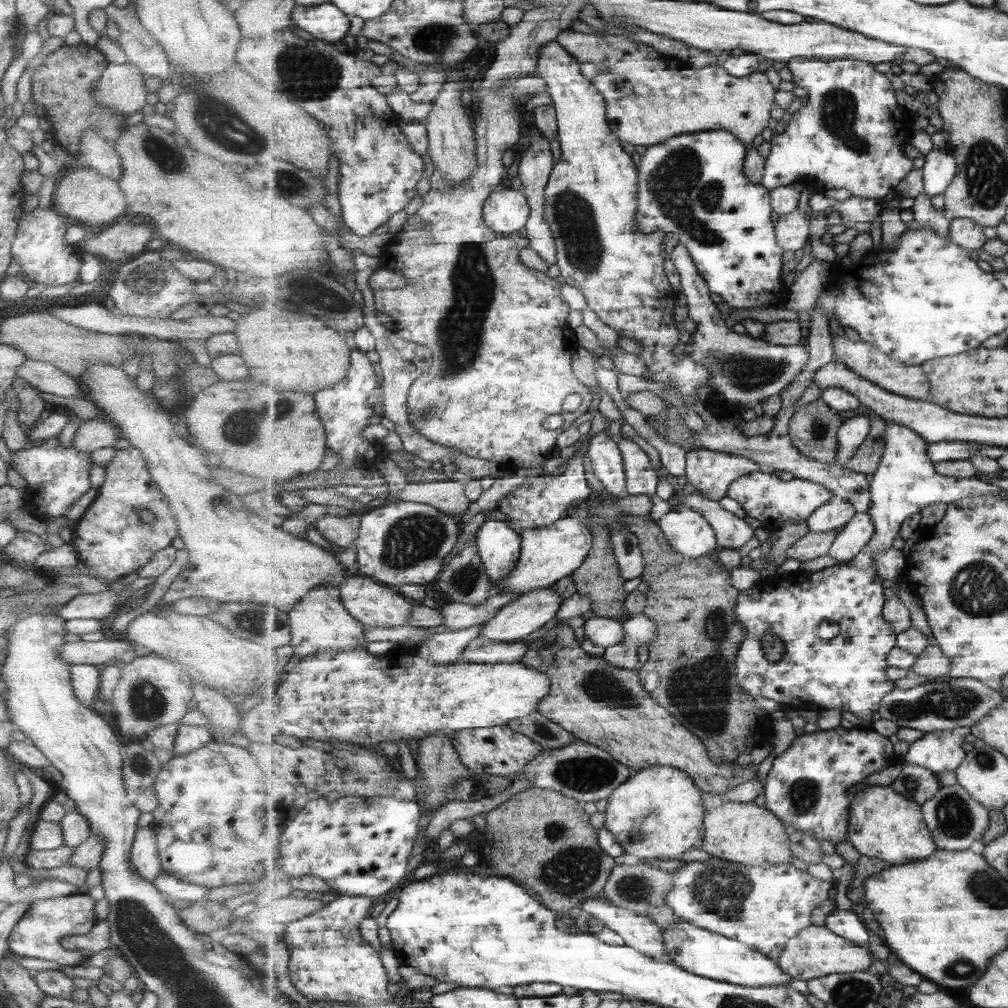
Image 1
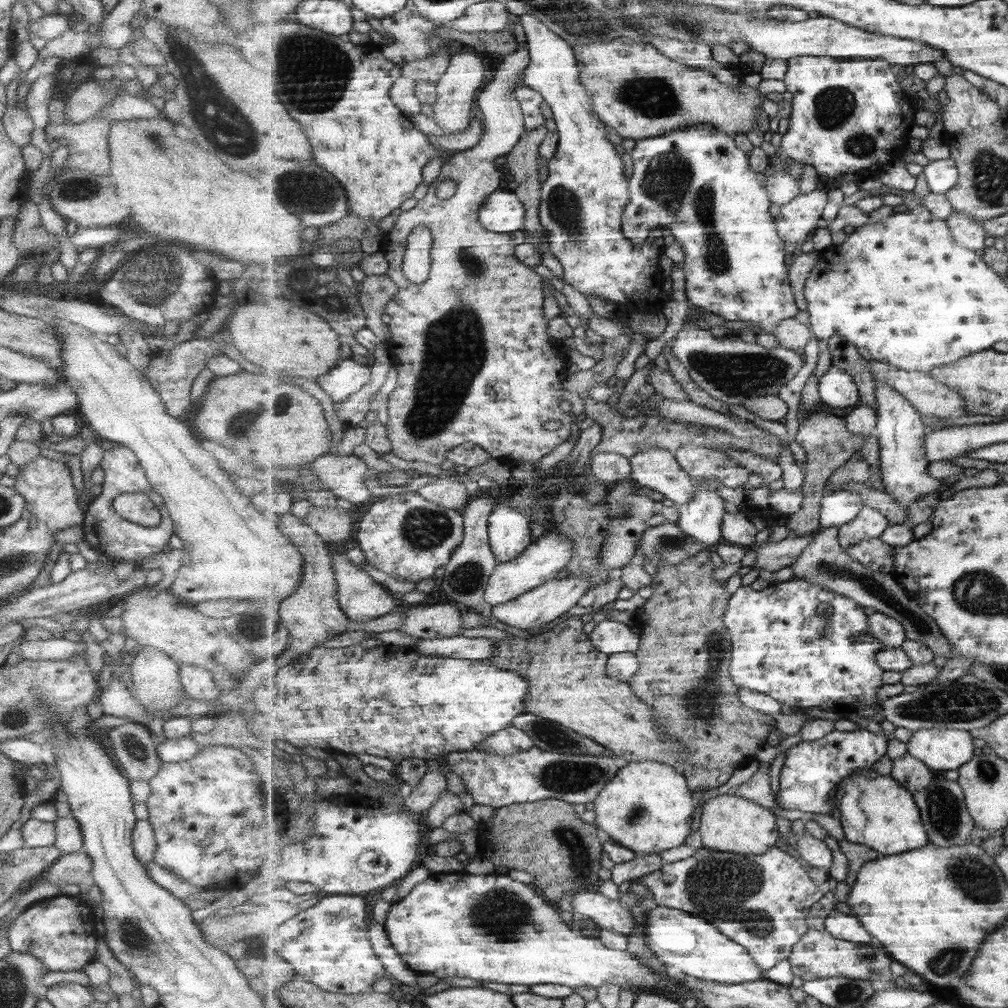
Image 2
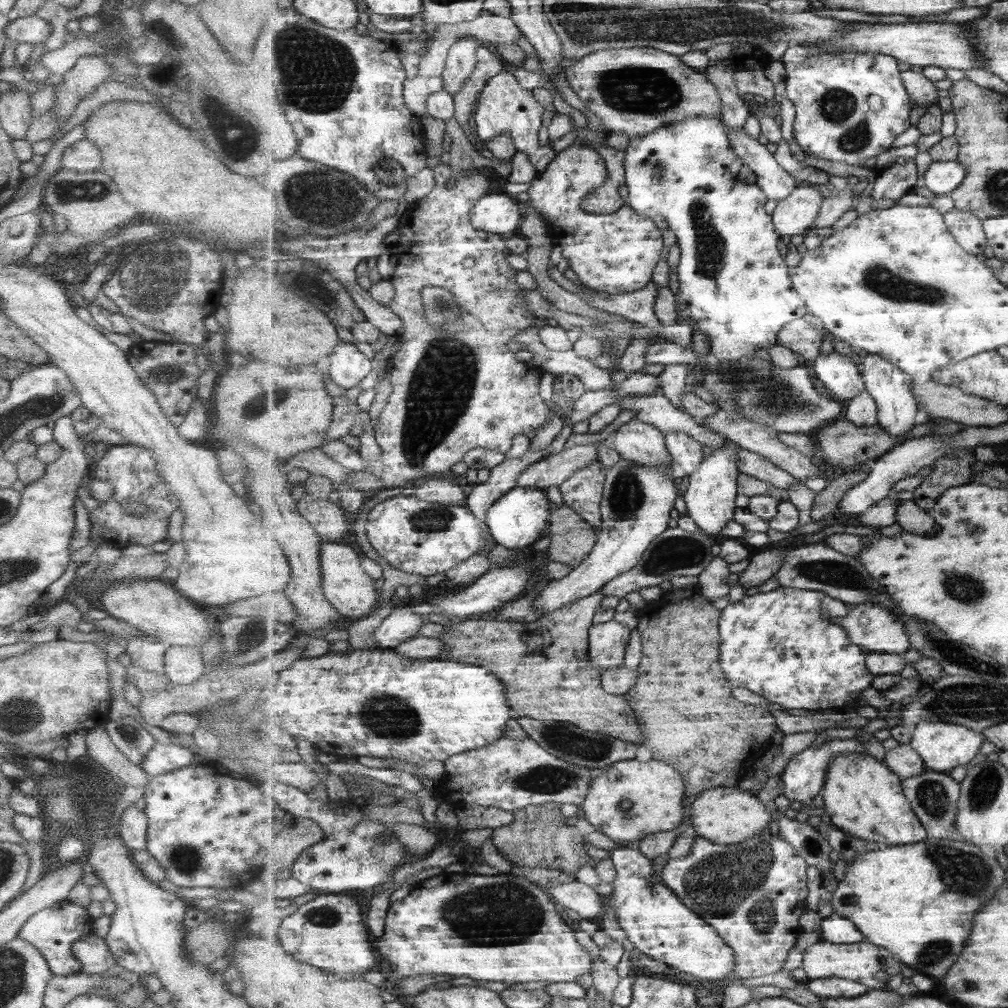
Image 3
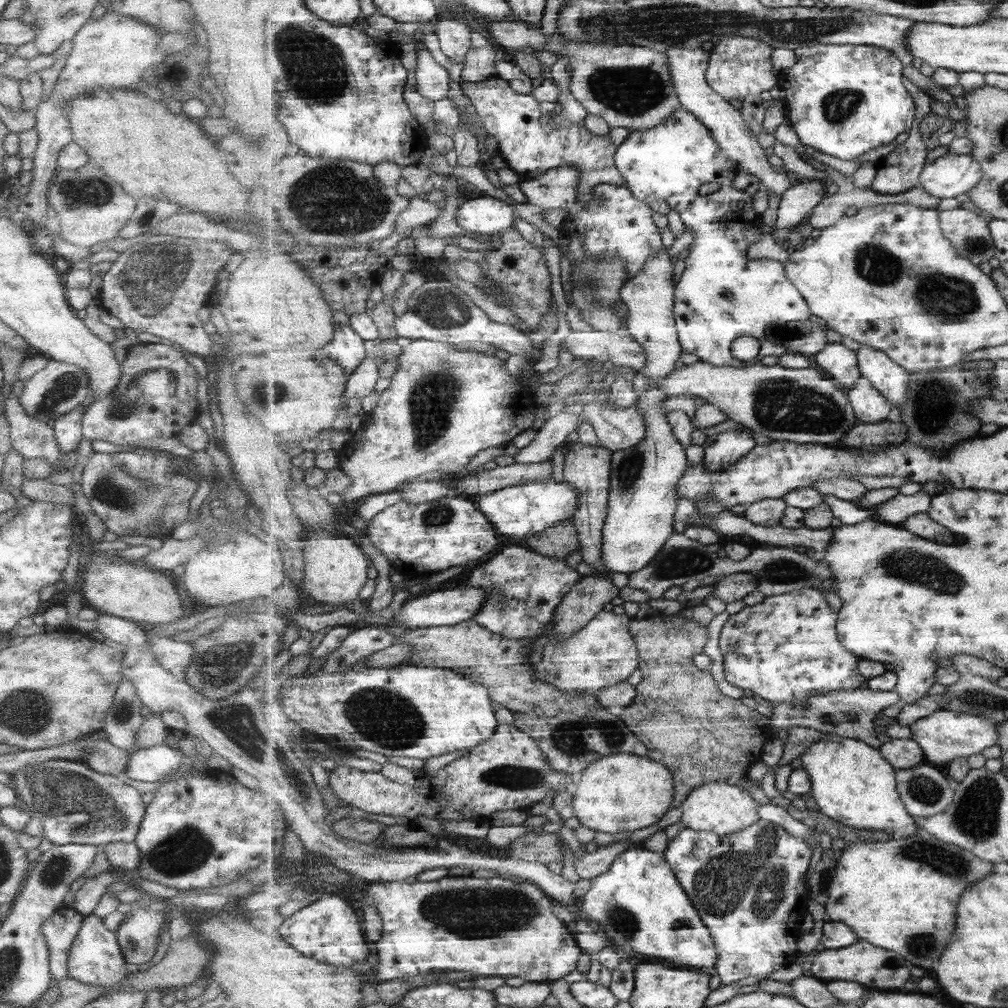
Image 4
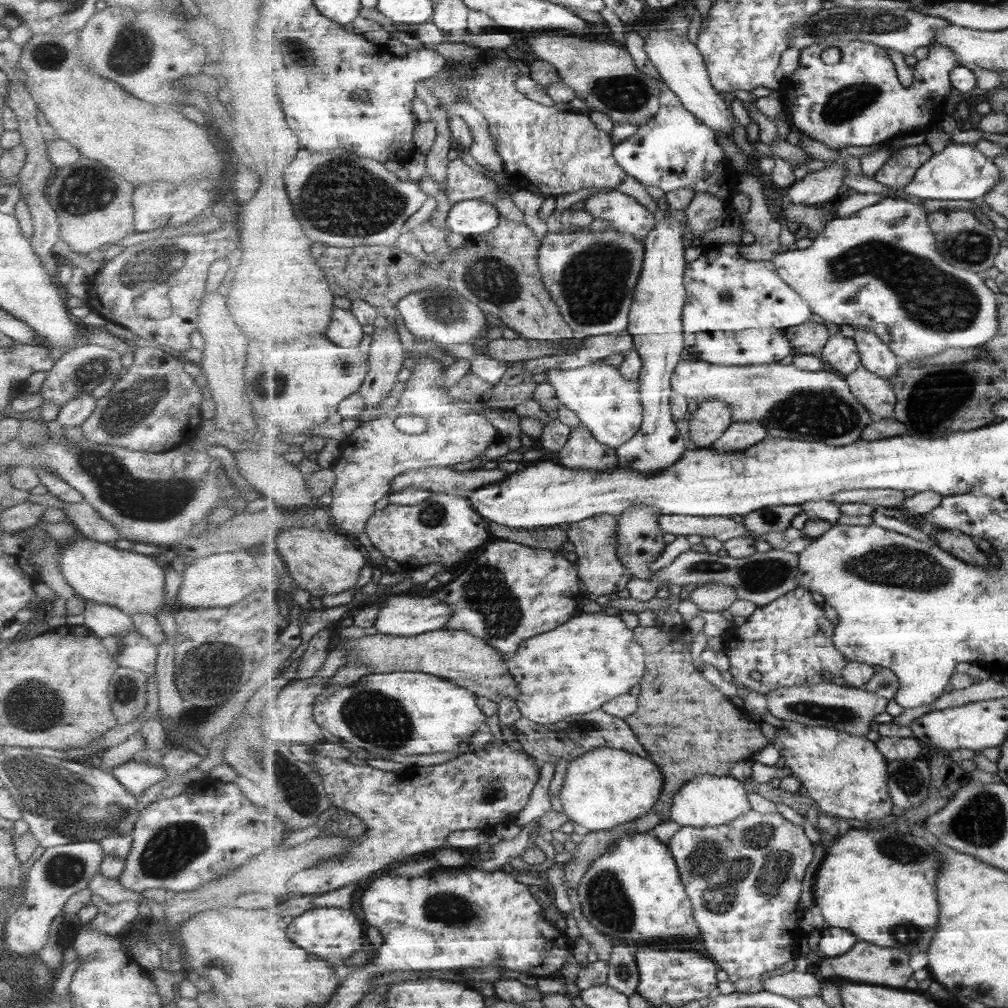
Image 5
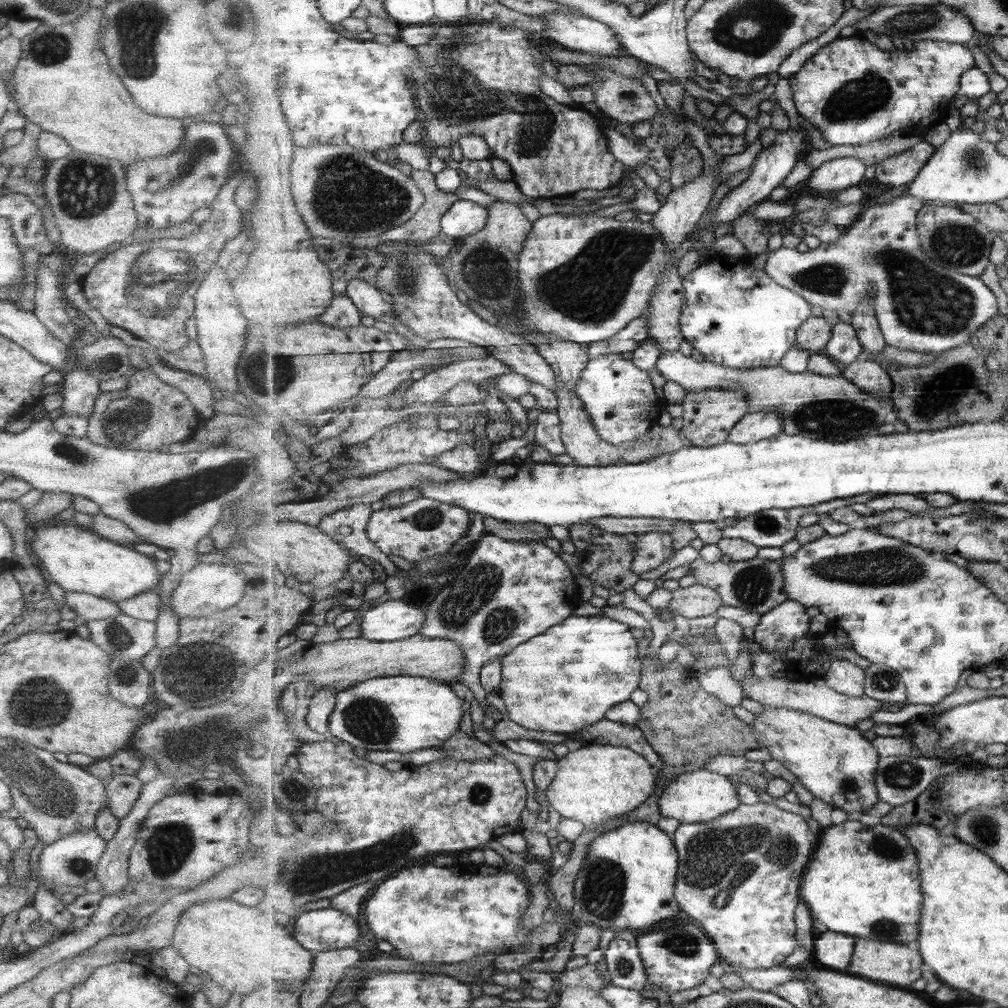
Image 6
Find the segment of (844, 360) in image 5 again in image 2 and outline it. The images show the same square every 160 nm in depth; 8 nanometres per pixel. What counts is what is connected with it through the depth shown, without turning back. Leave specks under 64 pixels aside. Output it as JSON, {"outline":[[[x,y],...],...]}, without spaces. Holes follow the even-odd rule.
{"outline":[[[834,365],[818,381],[818,390],[822,402],[835,408],[857,406],[860,402],[853,376]]]}

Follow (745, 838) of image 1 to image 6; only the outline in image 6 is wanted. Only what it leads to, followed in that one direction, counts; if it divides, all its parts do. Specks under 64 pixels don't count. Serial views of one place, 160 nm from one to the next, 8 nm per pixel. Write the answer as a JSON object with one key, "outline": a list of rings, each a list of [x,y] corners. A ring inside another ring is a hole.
{"outline":[[[700,768],[699,770],[685,772],[679,777],[675,777],[675,780],[671,781],[667,785],[667,789],[663,791],[661,799],[659,799],[659,810],[663,817],[673,818],[683,824],[699,824],[715,821],[723,815],[727,815],[727,812],[735,811],[742,802],[739,800],[739,794],[737,792],[737,785],[733,783],[729,777],[710,772],[706,768]]]}

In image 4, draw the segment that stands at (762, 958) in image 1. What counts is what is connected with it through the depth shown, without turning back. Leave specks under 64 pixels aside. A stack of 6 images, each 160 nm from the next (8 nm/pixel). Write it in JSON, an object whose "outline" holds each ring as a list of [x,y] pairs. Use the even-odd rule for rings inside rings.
{"outline":[[[650,843],[631,845],[607,872],[593,878],[577,914],[602,926],[617,945],[646,959],[718,974],[719,953],[710,928],[703,923],[664,852],[654,852]]]}

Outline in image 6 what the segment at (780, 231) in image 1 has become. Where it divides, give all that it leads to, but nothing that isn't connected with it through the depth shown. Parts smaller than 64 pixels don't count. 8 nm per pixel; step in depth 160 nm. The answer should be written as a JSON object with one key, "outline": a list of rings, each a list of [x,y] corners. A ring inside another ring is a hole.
{"outline":[[[838,158],[825,162],[812,171],[806,180],[808,192],[836,194],[845,188],[857,186],[872,174],[872,170],[858,158]]]}

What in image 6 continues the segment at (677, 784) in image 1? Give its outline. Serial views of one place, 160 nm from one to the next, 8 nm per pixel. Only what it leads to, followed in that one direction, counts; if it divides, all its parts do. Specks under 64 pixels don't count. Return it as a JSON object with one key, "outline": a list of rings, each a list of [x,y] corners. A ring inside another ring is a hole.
{"outline":[[[595,744],[581,746],[556,761],[557,773],[546,797],[563,818],[585,825],[612,821],[641,807],[655,789],[655,769],[647,757],[632,748]]]}

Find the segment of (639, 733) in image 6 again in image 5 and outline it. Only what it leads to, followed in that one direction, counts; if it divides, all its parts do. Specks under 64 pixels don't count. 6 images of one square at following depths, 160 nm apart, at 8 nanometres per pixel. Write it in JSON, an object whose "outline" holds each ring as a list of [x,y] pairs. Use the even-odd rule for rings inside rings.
{"outline":[[[602,708],[587,714],[571,715],[555,724],[537,724],[527,717],[517,719],[512,727],[517,734],[519,745],[532,757],[541,762],[553,762],[561,758],[569,763],[596,748],[618,748],[639,756],[651,758],[650,752],[638,739],[631,725],[624,719],[608,712]]]}

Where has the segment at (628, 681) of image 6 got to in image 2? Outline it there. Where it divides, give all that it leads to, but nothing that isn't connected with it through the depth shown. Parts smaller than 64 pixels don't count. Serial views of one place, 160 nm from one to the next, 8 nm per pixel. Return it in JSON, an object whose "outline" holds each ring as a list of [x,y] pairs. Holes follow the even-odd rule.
{"outline":[[[605,619],[597,623],[590,633],[590,639],[596,648],[602,653],[636,653],[642,646],[641,635],[635,634],[623,622]]]}

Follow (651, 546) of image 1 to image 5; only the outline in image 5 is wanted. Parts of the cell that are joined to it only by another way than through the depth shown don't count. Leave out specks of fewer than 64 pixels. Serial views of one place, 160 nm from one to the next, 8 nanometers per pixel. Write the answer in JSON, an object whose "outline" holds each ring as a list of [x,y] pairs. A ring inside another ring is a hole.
{"outline":[[[639,625],[634,629],[634,635],[646,652],[646,674],[640,683],[638,709],[624,719],[650,752],[650,759],[659,765],[664,780],[663,793],[655,809],[645,817],[611,830],[588,832],[583,842],[576,844],[574,859],[563,864],[563,881],[567,889],[577,888],[592,863],[605,855],[619,839],[637,832],[651,832],[657,824],[671,820],[675,795],[691,780],[702,775],[730,776],[734,764],[751,760],[756,752],[773,744],[762,731],[761,723],[753,722],[743,707],[725,696],[695,666],[683,626],[664,631],[656,625]]]}

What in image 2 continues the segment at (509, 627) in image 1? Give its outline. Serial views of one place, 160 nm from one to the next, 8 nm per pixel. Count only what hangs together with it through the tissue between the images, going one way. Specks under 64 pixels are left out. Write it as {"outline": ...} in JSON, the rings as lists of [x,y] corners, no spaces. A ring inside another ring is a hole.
{"outline":[[[568,576],[567,579],[554,579],[550,582],[542,584],[525,594],[518,596],[517,599],[505,602],[505,604],[498,604],[493,607],[493,614],[505,624],[514,626],[521,630],[533,633],[534,631],[540,631],[541,626],[557,620],[559,616],[563,614],[571,614],[578,610],[578,602],[581,597],[587,594],[587,591],[591,590],[593,580],[591,579],[579,579],[579,577]]]}

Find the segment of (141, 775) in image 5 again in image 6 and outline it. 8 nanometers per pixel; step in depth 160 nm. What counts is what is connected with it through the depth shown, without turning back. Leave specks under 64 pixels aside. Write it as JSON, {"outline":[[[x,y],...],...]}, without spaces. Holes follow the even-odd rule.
{"outline":[[[117,774],[105,785],[107,809],[115,820],[121,820],[131,810],[142,788],[141,782],[135,775]]]}

